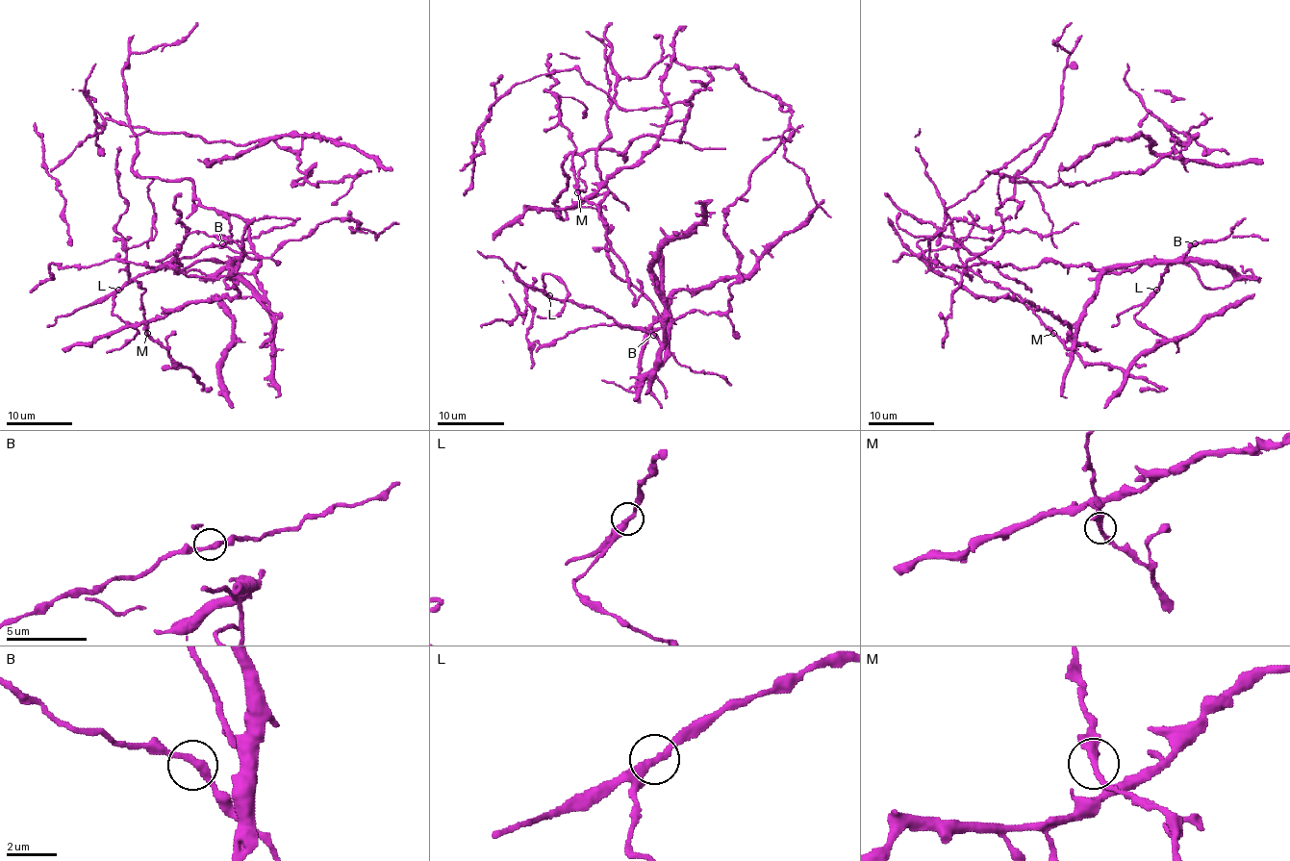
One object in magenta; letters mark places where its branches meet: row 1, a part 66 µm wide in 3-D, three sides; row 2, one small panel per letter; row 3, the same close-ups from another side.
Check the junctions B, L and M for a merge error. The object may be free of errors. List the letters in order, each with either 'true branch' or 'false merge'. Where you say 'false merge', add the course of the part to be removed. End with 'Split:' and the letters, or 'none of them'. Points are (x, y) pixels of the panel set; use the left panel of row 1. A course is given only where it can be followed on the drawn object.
B: true branch
L: true branch
M: true branch
Split: none of them

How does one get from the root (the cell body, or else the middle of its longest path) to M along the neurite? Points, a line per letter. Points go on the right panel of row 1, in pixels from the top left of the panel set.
M: (932, 237), (929, 257), (923, 253), (923, 258), (934, 270), (975, 294), (1032, 301), (1062, 323), (1053, 333)

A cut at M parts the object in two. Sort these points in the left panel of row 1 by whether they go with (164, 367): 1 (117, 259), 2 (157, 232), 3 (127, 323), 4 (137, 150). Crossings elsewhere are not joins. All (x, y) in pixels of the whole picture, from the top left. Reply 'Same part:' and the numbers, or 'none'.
Same part: 1, 3, 4

